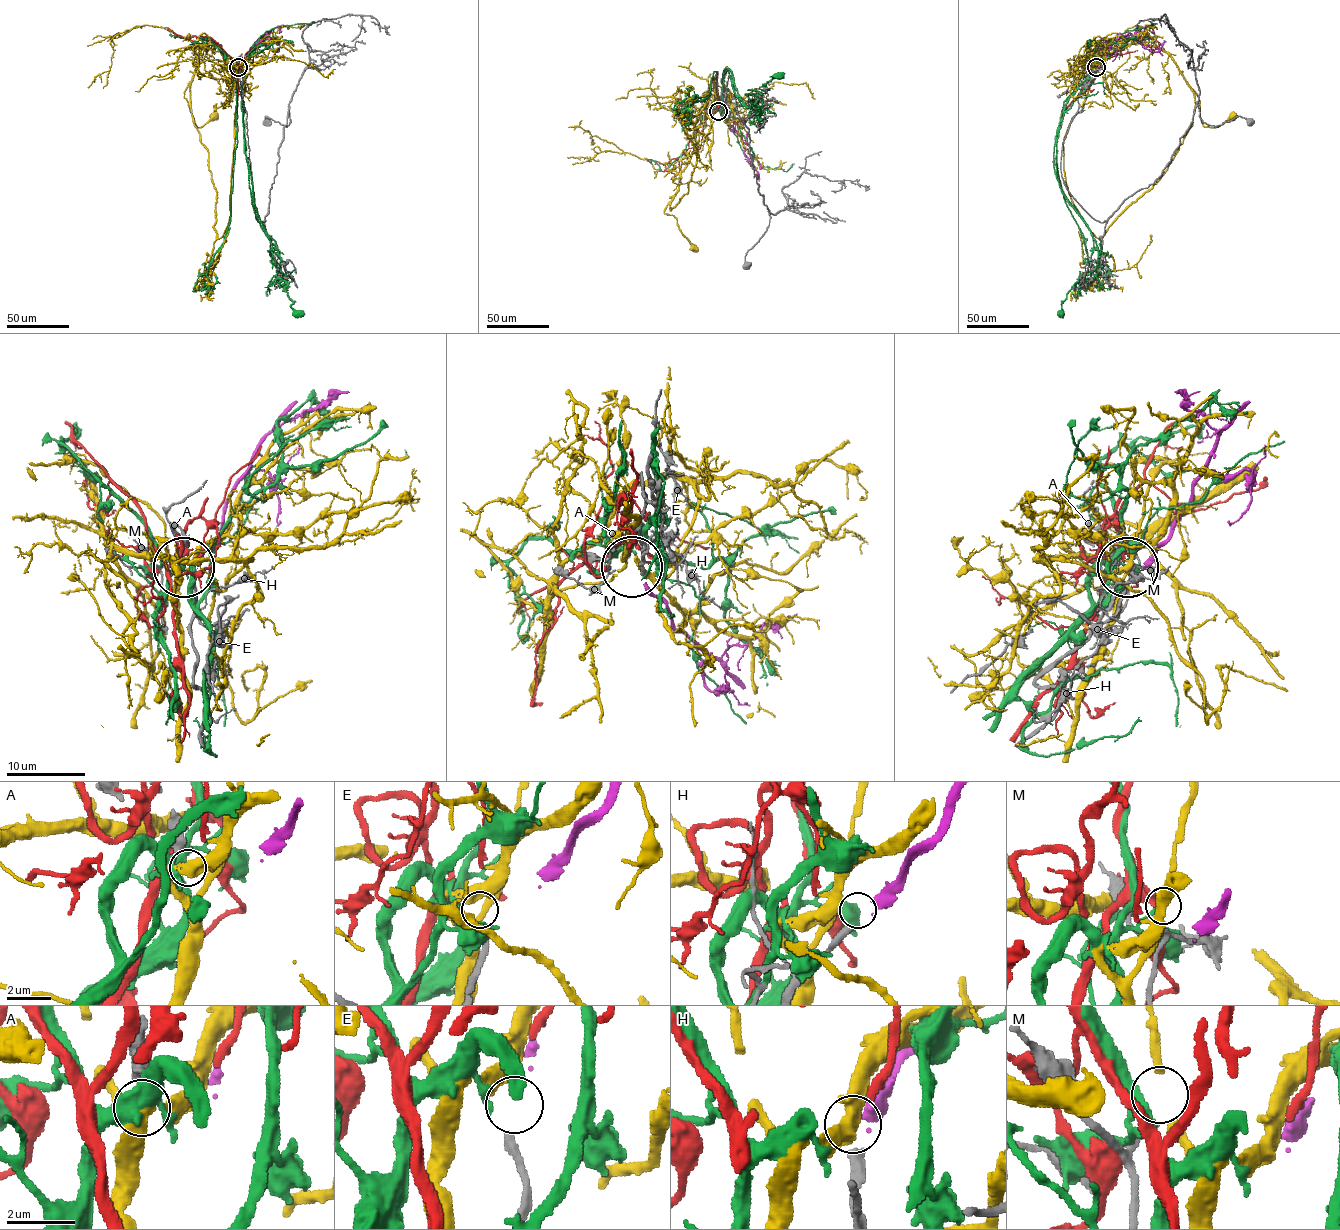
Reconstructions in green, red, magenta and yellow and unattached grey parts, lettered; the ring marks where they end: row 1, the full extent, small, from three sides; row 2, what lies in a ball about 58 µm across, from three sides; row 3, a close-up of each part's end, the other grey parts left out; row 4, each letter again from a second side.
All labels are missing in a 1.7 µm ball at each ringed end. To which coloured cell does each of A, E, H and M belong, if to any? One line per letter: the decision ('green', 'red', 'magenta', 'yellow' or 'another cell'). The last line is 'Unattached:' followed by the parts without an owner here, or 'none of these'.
A: another cell
E: yellow
H: magenta
M: another cell
Unattached: A, M

